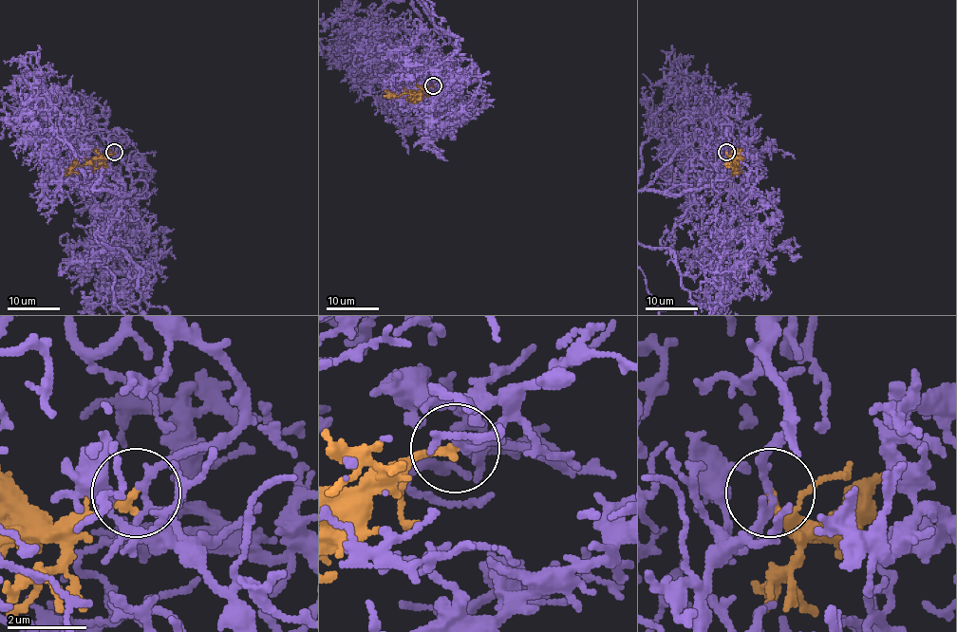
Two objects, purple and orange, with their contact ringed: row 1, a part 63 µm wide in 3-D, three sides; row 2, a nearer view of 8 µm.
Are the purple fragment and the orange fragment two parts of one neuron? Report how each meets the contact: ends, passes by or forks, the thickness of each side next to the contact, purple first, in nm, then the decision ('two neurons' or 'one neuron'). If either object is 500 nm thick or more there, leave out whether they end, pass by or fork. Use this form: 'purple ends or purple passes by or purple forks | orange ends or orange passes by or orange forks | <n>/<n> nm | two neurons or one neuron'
purple passes by | orange ends | 180/200 nm | one neuron

